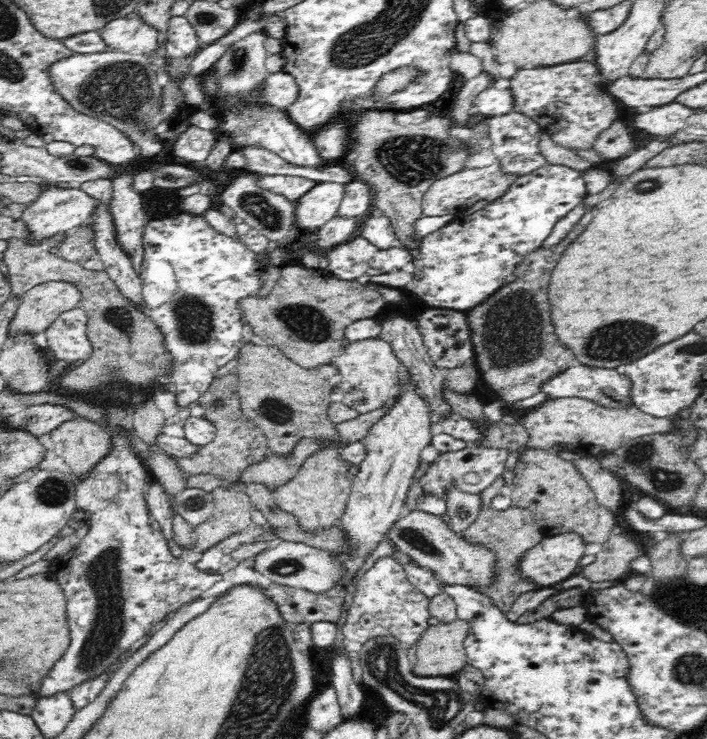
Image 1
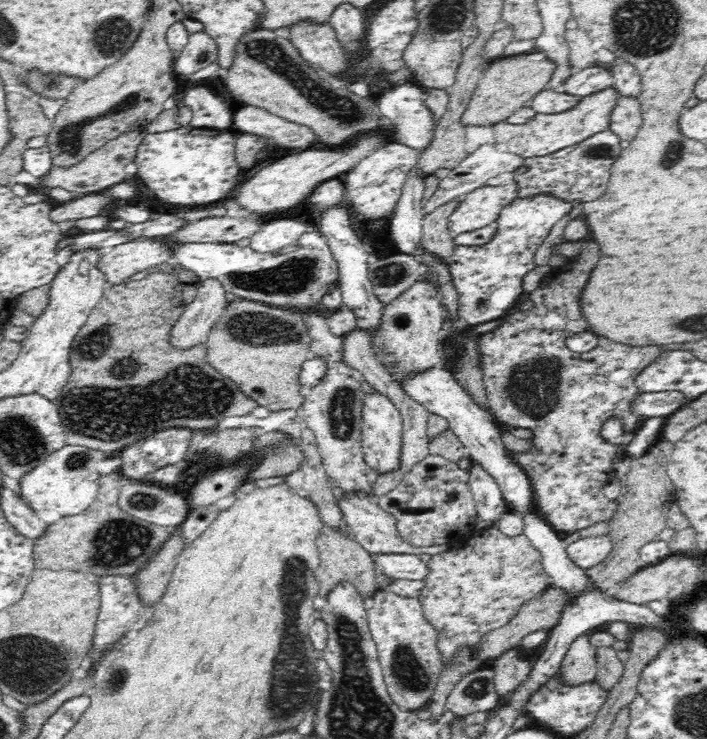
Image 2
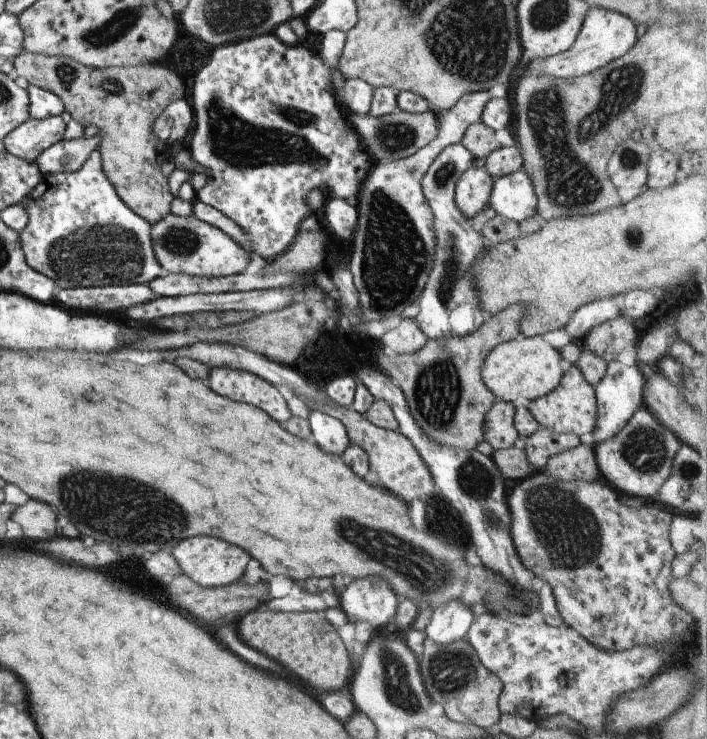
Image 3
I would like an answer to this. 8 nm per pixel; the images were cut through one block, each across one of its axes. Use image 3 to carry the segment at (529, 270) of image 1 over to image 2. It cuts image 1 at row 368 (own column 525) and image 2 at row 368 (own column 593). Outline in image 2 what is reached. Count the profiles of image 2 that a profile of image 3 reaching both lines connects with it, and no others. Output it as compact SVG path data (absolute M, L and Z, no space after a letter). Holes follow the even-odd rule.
M584 240L578 259L567 260L559 267L553 267L552 270L544 276L540 286L536 288L534 292L530 292L528 294L531 304L533 304L533 307L530 310L520 309L520 307L516 306L503 317L502 324L499 324L498 328L478 337L483 383L485 384L485 391L488 397L489 410L493 414L496 423L500 424L502 427L512 429L530 429L533 432L532 445L534 445L534 448L532 448L530 452L513 452L512 450L507 450L508 455L510 455L512 460L516 461L516 463L518 463L518 465L520 465L520 467L522 467L528 475L530 483L532 483L534 501L536 501L536 509L538 509L538 512L544 516L546 521L548 521L550 526L556 529L556 531L568 533L586 528L587 526L593 525L597 522L609 521L612 516L614 516L613 512L617 510L617 504L605 496L603 488L606 484L608 484L608 481L613 478L614 465L611 460L613 458L621 458L627 454L625 452L625 446L616 446L613 442L604 440L601 435L601 429L602 426L613 417L621 421L621 425L624 427L624 431L626 431L626 433L632 432L632 430L638 426L638 421L640 419L642 421L642 418L638 417L637 414L634 414L631 407L631 400L639 392L635 385L635 378L638 376L639 372L642 372L643 368L652 364L654 360L660 356L660 353L664 352L658 346L636 346L636 348L634 348L634 346L618 344L613 340L608 340L603 338L603 336L598 336L597 347L592 348L592 350L589 350L588 352L578 353L568 349L566 346L566 340L568 336L572 334L578 334L578 332L589 330L589 324L586 324L586 326L564 326L562 330L548 330L548 328L544 328L544 324L542 324L542 316L546 316L546 314L548 314L548 310L564 310L564 308L566 308L566 306L570 306L570 304L572 304L572 308L574 308L574 306L578 306L580 292L584 290L586 280L588 280L588 276L590 276L590 272L592 272L592 268L594 268L594 264L596 264L596 262L598 262L598 244L596 244L596 242L588 242Z

